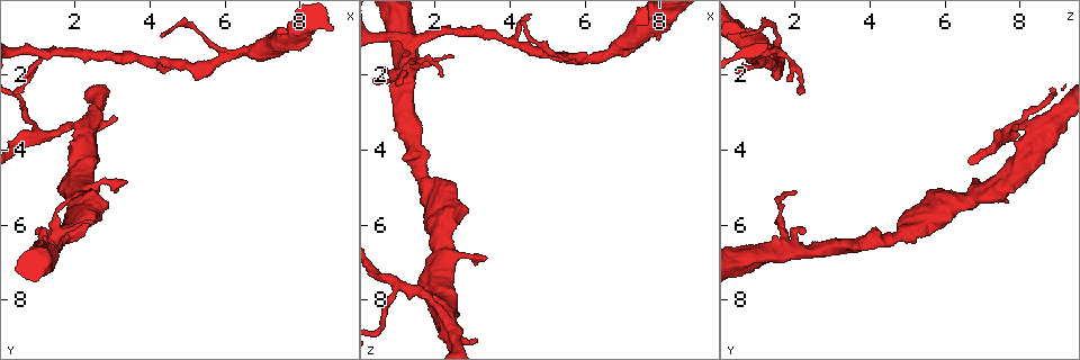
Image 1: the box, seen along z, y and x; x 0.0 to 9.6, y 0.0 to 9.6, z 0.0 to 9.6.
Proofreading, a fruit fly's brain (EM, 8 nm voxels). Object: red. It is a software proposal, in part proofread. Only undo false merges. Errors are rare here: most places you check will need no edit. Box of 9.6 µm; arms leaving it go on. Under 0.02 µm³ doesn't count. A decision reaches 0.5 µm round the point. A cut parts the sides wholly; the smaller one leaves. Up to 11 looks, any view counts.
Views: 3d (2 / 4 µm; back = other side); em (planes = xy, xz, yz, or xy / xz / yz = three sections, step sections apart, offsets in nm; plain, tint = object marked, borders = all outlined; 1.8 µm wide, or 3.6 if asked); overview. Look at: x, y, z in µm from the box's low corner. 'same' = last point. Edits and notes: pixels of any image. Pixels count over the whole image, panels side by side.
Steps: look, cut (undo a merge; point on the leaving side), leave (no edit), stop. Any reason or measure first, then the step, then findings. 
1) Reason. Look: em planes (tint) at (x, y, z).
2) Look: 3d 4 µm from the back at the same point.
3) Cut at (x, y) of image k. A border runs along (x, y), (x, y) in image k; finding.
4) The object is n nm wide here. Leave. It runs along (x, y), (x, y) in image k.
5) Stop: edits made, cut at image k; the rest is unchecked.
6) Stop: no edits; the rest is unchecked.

A fork. Look: em xy step 16 (plain) at (1.30, 6.60, 1.75).

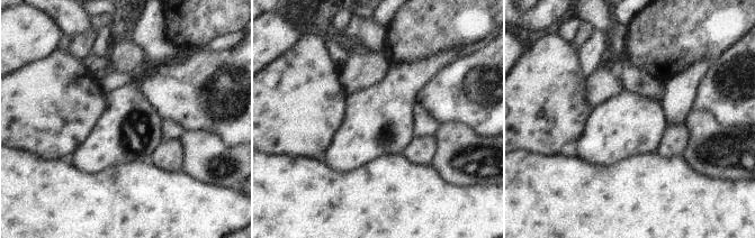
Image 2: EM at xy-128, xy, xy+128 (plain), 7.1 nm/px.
Where the object lies. Look: em xy step 16 (tint) at the same point.

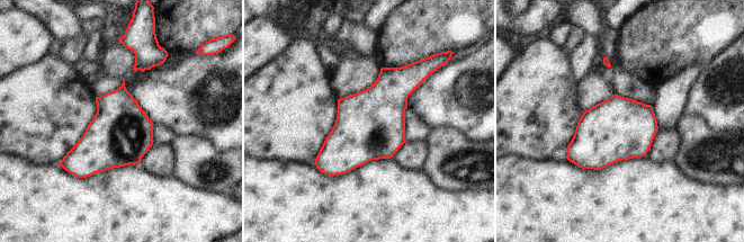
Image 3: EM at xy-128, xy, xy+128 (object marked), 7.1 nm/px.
Leave. Continuous, no second neuron.

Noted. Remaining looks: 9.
Two arms in line, one across. Look: em 3.6 µm yz step 16 (tint) at (2.40, 5.15, 6.80).

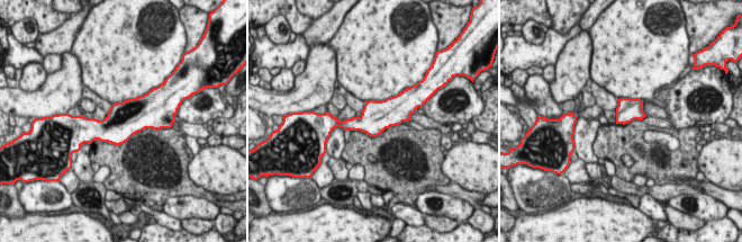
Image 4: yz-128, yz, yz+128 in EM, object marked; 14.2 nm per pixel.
Look: em 3.6 µm planes (tint) at the same point.

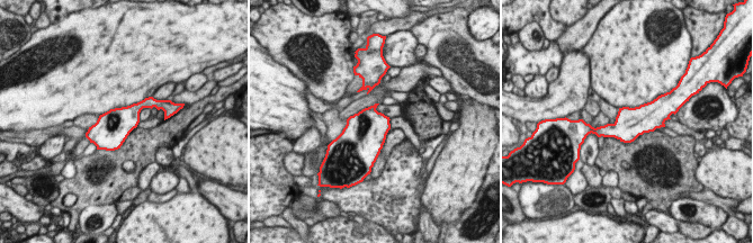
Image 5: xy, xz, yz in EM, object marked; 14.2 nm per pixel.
Leave. Continuous, no second neuron.

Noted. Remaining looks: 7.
Thick turns thin. Look: 3d 4 µm from the back at (5.95, 1.50, 1.65).

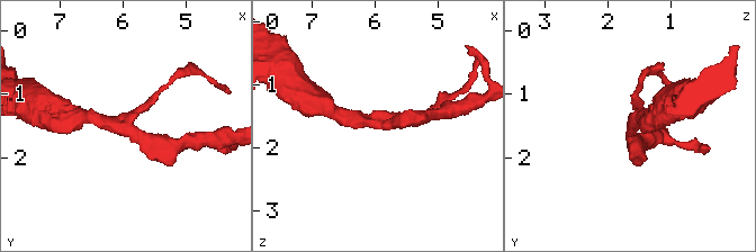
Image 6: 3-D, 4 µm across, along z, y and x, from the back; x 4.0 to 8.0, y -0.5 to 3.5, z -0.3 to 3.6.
3 arms meet here. Look: em 3.6 µm xz step 8 (plain) at (6.00, 1.50, 1.60).

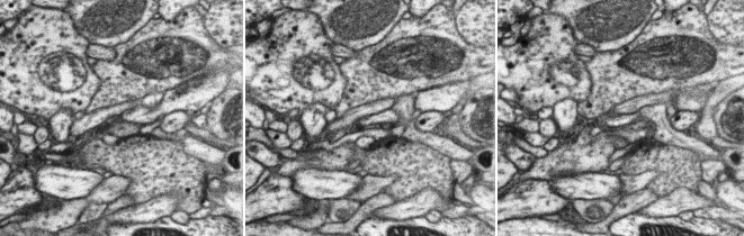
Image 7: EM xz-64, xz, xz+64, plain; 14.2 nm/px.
Look: em 3.6 µm xz step 8 (tint) at the same point.

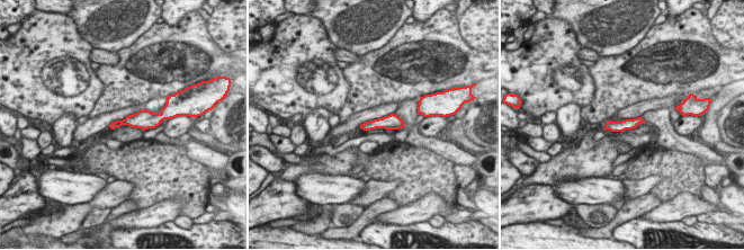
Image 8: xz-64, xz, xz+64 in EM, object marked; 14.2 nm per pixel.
Leave. Continuous, no second neuron.

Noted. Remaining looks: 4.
Three arms meet. Look: em 3.6 µm planes (tint) at (1.60, 1.40, 1.05).

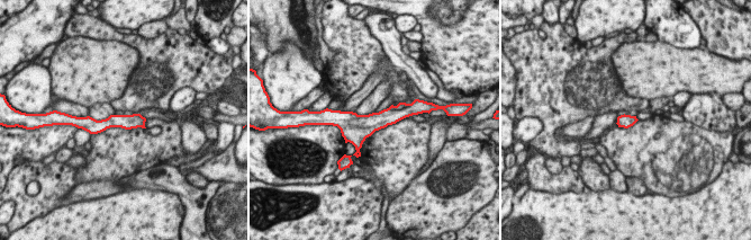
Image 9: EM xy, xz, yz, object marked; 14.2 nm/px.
Leave. It runs along (90, 121), (93, 124), (142, 124) in image 9; one neuron here.

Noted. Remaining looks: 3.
Stop: no edits; the rest is unchecked.

